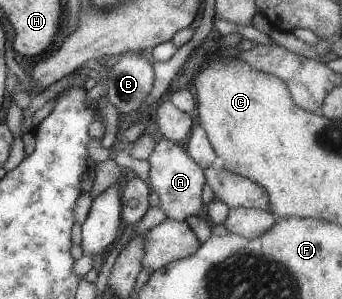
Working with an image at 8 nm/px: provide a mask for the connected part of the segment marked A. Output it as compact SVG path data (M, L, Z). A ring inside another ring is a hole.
M162 139L155 145L148 158L150 162L150 187L160 198L160 208L165 212L166 218L179 221L187 220L189 216L197 216L205 211L205 204L201 194L206 178L202 169L188 154L184 144Z

